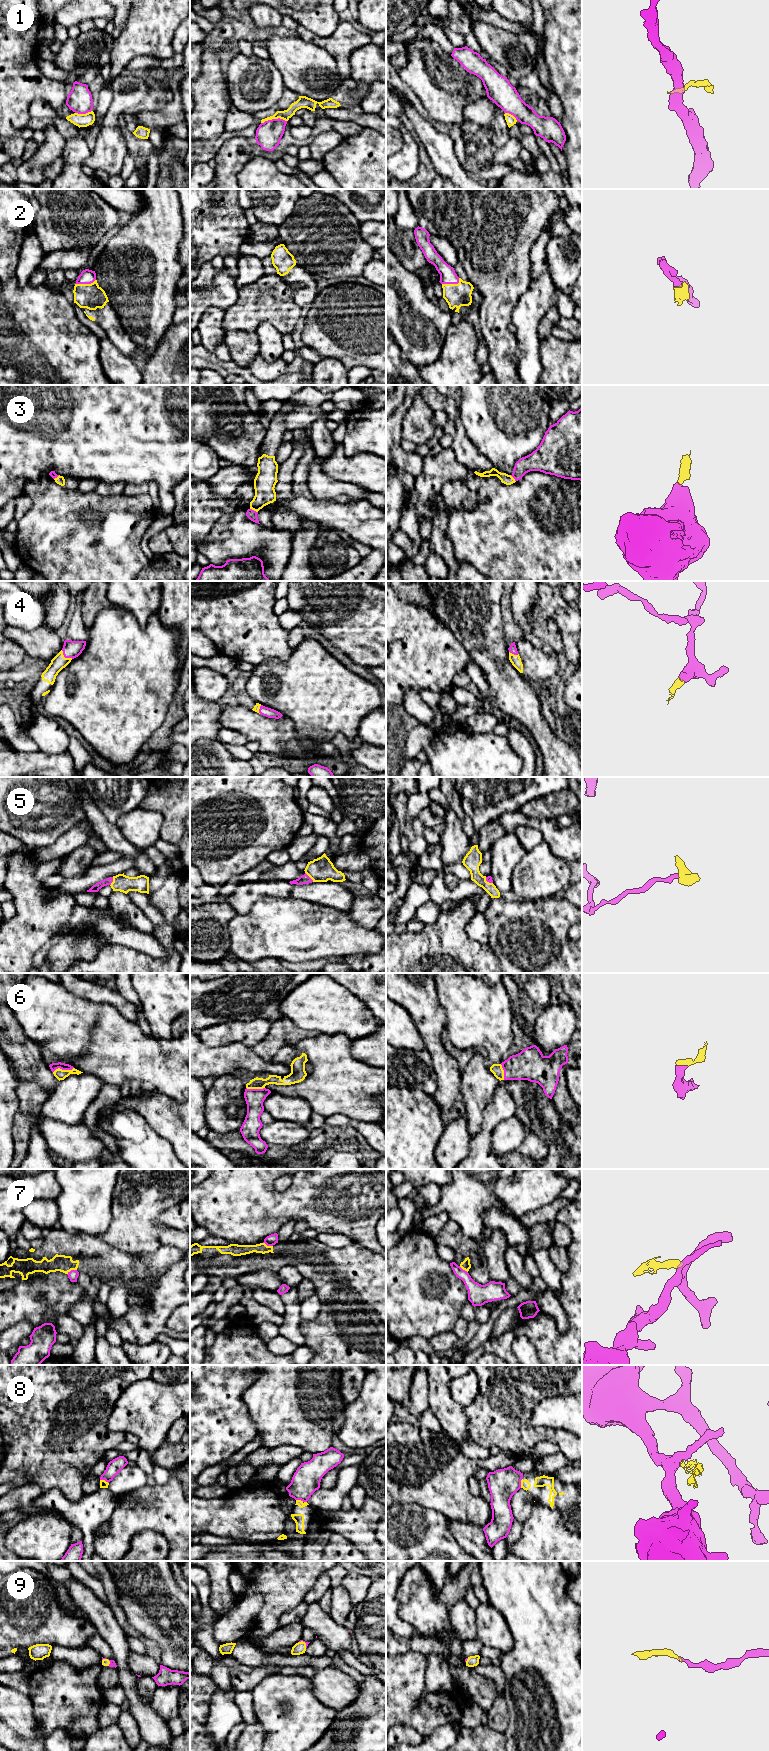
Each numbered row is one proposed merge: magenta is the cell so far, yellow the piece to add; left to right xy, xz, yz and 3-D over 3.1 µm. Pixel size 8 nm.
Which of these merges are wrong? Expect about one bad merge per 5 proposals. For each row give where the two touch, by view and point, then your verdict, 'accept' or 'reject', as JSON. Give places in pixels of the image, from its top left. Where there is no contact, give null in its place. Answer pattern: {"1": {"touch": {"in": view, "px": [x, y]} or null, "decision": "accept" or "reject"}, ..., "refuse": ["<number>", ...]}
{"1": {"touch": {"in": "xz", "px": [273, 119]}, "decision": "reject"}, "2": {"touch": {"in": "yz", "px": [452, 283]}, "decision": "accept"}, "3": {"touch": {"in": "xz", "px": [253, 510]}, "decision": "accept"}, "4": {"touch": {"in": "xy", "px": [65, 657]}, "decision": "accept"}, "5": {"touch": {"in": "xz", "px": [309, 877]}, "decision": "accept"}, "6": {"touch": {"in": "xy", "px": [63, 1069]}, "decision": "accept"}, "7": {"touch": {"in": "xy", "px": [71, 1270]}, "decision": "reject"}, "8": {"touch": {"in": "xz", "px": [301, 1500]}, "decision": "reject"}, "9": {"touch": {"in": "xz", "px": [304, 1641]}, "decision": "accept"}, "refuse": ["1", "7", "8"]}

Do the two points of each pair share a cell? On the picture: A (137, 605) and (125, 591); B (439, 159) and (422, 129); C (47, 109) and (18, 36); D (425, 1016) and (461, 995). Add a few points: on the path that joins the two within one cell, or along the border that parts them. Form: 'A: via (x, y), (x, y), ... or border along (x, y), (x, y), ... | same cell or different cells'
A: via (136, 602), (128, 594) | same cell
B: via (439, 152), (439, 146), (429, 136) | same cell
C: border along (28, 106), (35, 98), (43, 98), (55, 110) | different cells
D: border along (435, 983), (438, 1002), (445, 1011), (445, 1027) | different cells

